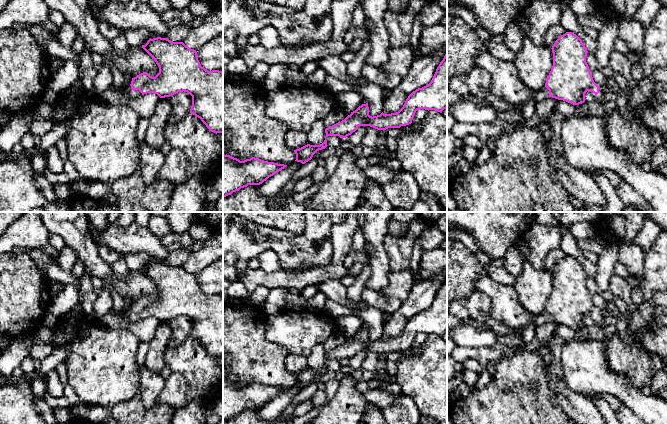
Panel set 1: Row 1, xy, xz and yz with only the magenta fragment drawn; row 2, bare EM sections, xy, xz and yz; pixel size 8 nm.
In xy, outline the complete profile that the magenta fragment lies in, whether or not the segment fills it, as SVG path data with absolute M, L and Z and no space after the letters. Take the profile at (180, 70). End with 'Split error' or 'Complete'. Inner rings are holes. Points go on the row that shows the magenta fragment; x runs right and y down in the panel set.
M157 37L149 39L142 48L154 59L159 73L152 77L143 72L132 78L131 88L127 92L129 98L137 98L147 93L155 93L160 98L165 98L185 91L192 96L190 113L200 118L211 132L223 133L223 72L208 71L202 67L196 50L183 42Z. Split error

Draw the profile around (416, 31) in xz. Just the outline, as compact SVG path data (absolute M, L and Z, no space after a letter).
M416 14L414 17L413 28L411 30L411 35L410 35L410 46L413 48L416 58L422 56L422 54L419 51L418 46L419 46L419 41L420 41L423 27L424 26L422 25L419 14Z

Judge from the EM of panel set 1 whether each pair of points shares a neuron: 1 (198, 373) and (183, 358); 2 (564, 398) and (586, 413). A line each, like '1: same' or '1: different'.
1: same
2: same

